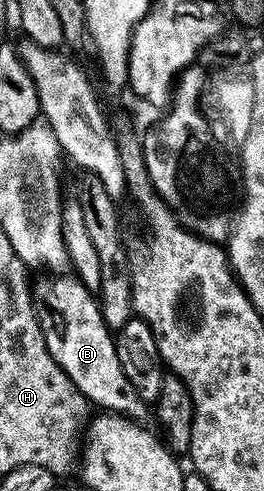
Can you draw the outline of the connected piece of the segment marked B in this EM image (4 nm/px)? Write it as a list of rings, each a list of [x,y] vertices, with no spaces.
[[[72,275],[47,277],[51,278],[34,283],[32,299],[36,305],[39,327],[53,360],[94,407],[97,405],[102,411],[121,414],[132,421],[143,420],[146,414],[148,417],[148,403],[137,396],[136,388],[126,379],[118,363],[114,333],[101,316],[96,295]]]

